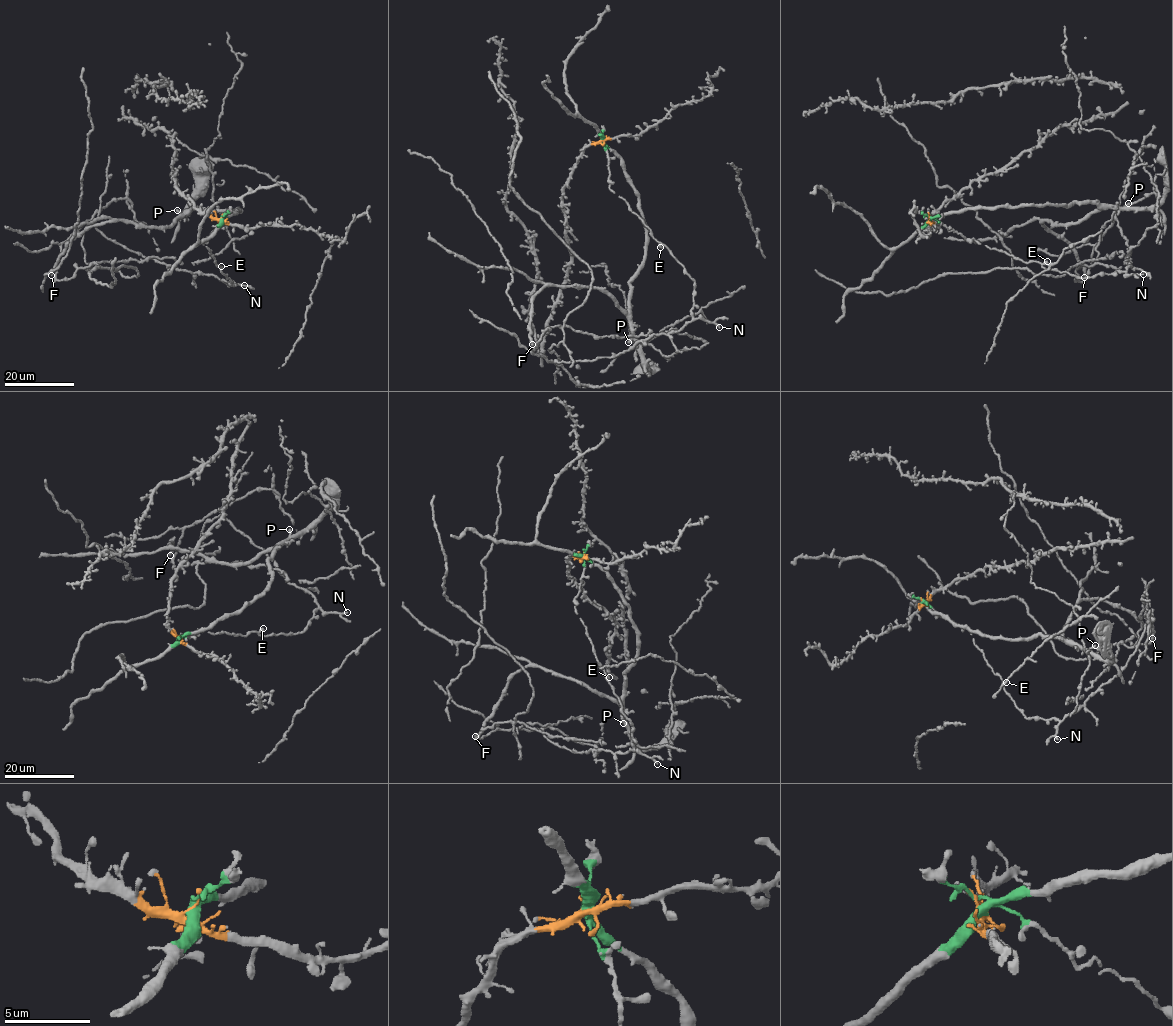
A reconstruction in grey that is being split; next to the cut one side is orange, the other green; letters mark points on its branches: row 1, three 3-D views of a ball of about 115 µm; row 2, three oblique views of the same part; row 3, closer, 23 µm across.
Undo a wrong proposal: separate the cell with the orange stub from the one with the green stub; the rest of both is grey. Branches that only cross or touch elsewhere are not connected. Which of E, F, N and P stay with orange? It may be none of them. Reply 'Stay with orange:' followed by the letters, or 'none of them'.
Stay with orange: none of them

